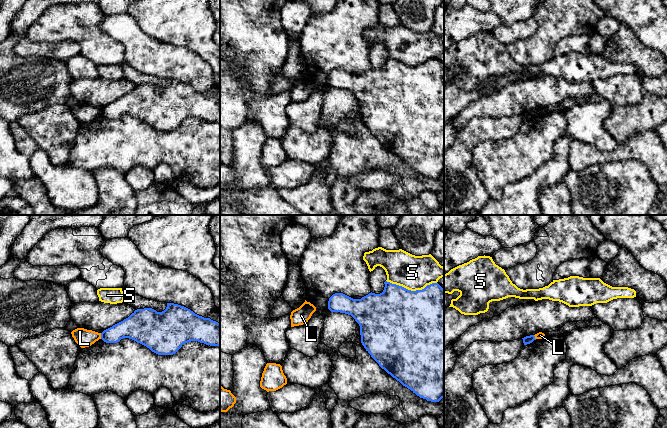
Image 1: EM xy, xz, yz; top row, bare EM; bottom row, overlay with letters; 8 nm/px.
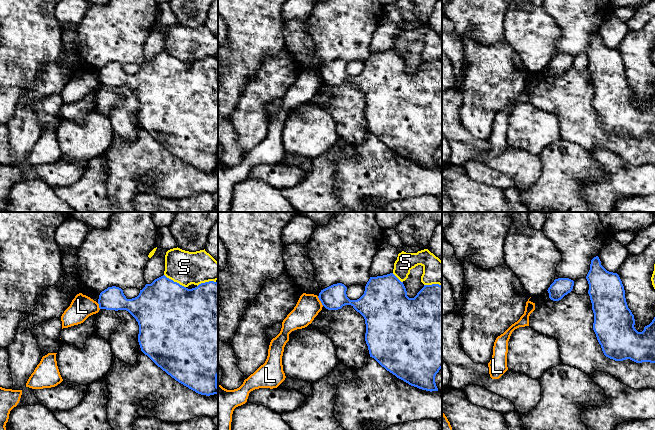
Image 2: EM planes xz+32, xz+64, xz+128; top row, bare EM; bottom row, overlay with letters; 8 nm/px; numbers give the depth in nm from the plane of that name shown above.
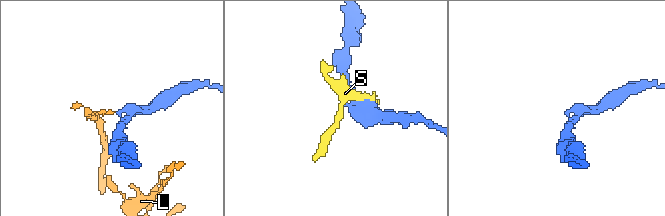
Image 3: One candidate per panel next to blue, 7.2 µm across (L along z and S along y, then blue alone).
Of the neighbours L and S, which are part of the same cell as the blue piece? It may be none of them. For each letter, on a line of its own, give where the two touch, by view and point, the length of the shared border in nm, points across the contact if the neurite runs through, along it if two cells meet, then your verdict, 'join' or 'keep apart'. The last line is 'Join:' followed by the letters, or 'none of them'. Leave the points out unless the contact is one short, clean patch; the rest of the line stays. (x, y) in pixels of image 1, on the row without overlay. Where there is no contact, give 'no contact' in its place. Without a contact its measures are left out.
L: meets blue in xy at (101, 112); contact 50 nm long; border along xy (100, 109), (101, 114); keep apart
S: meets blue in xz at (410, 66); contact 400 nm long; keep apart
Join: none of them

